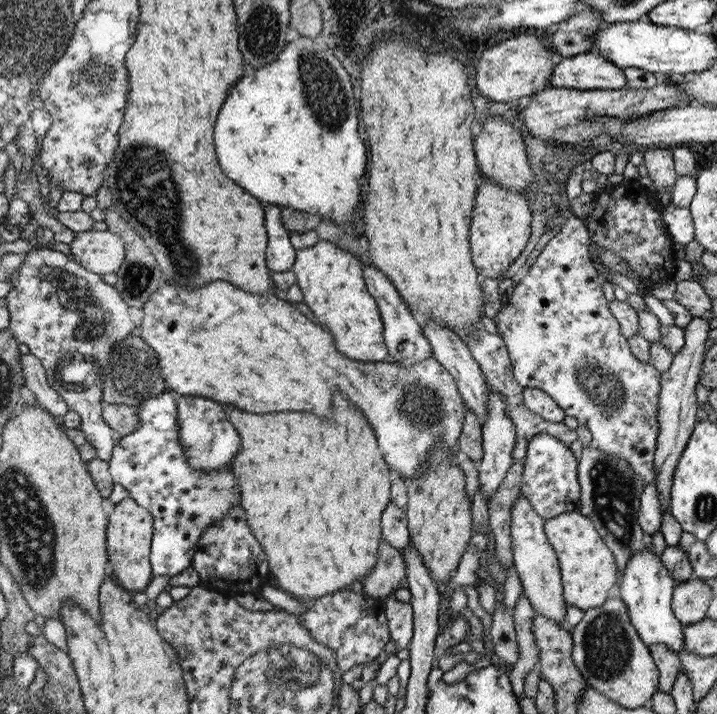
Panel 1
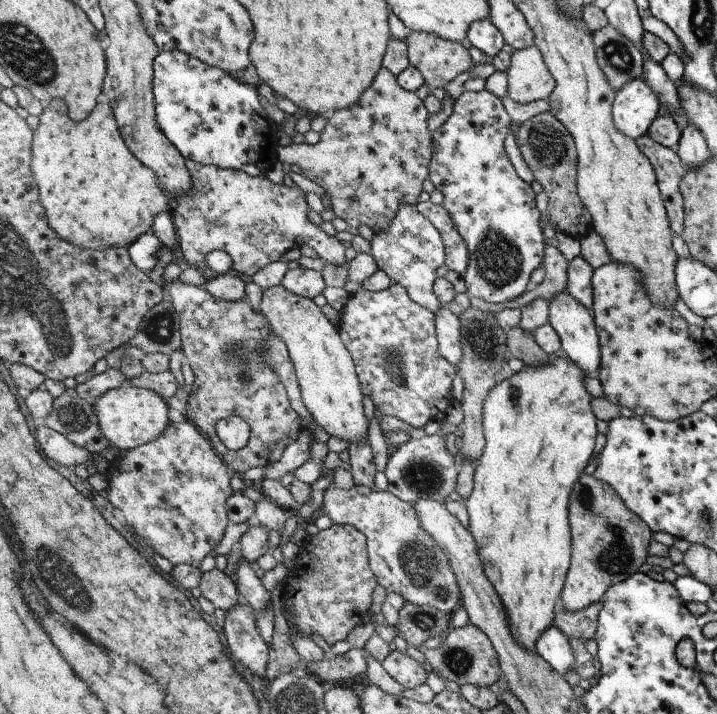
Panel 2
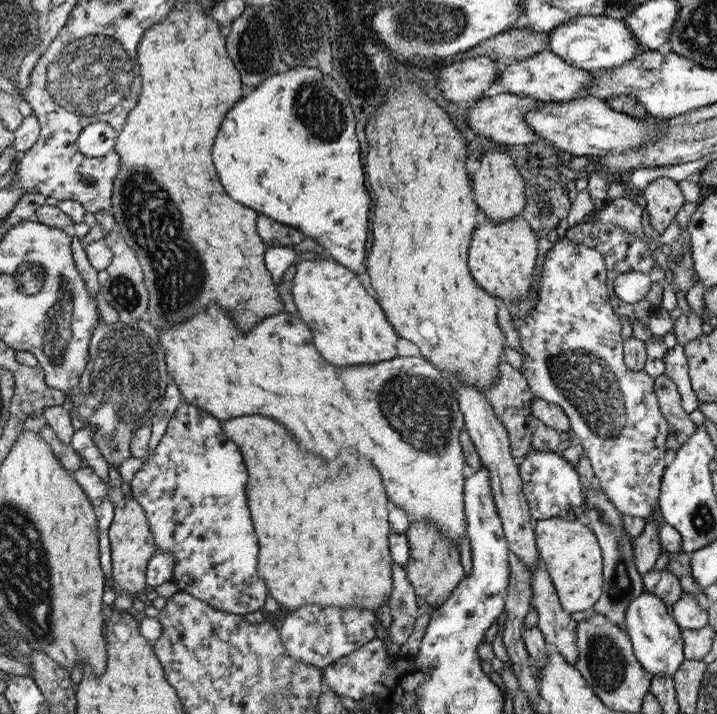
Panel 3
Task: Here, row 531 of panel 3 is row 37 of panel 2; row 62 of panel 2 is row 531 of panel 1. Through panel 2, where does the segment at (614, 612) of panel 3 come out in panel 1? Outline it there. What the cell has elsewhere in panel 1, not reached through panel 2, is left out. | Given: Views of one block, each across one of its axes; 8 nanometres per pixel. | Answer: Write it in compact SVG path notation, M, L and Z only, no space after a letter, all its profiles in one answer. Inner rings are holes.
M594 444L582 449L582 458L577 464L577 475L581 486L581 505L578 511L593 522L601 540L610 548L616 560L620 582L630 558L644 552L647 547L647 535L637 521L645 484L626 459L606 455Z

